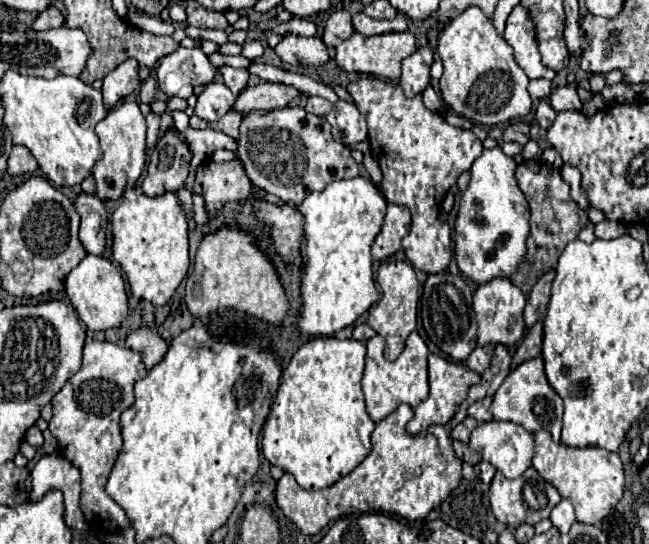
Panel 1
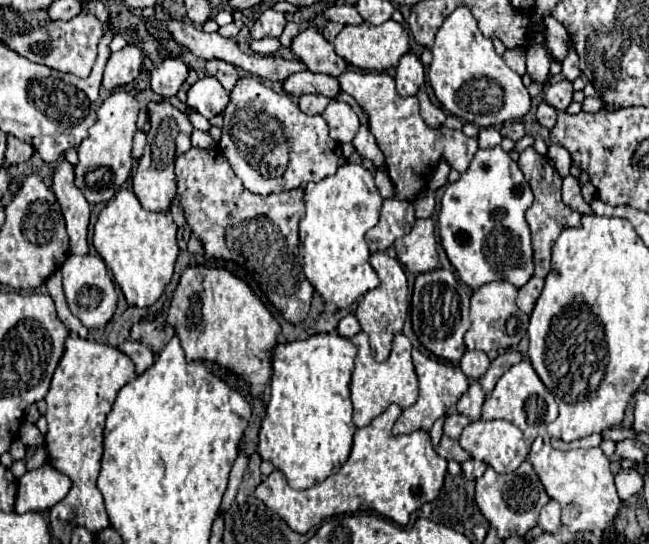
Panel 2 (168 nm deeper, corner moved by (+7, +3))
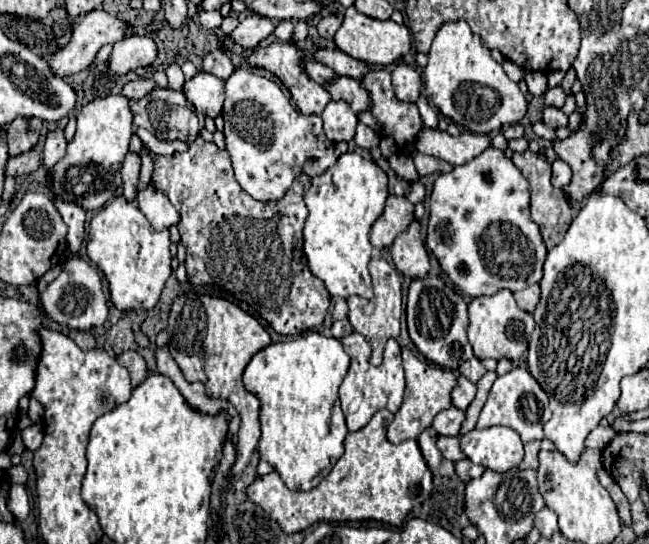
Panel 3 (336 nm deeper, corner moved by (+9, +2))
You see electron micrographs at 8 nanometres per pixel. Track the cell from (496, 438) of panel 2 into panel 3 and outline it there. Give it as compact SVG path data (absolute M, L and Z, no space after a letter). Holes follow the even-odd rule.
M491 426L491 428L475 428L461 438L463 454L493 472L507 472L517 468L523 460L523 442L513 428L507 426Z

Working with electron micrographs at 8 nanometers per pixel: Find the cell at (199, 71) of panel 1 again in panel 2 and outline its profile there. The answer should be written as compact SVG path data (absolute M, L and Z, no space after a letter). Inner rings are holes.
M165 59L159 67L153 69L149 85L153 93L167 99L179 91L179 87L187 79L187 73L189 73L189 67L181 59Z

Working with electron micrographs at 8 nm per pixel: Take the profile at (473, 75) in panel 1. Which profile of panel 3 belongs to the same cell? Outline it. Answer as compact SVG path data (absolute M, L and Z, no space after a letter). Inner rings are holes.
M465 20L445 22L439 28L429 52L429 64L423 70L423 80L425 92L439 112L471 132L489 134L505 124L517 124L527 112L527 100L517 82L509 80L503 66L491 58L481 36L473 34Z

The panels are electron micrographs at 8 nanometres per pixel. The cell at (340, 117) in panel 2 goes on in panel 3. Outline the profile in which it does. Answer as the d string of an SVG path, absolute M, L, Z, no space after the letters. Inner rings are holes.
M329 102L321 114L323 118L323 130L329 140L333 142L349 142L355 136L357 116L345 102Z

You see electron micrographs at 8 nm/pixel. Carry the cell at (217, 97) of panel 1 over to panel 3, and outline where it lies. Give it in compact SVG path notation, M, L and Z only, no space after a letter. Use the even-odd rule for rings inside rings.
M199 72L195 78L185 82L183 94L199 114L215 118L221 114L225 100L225 82L213 74Z

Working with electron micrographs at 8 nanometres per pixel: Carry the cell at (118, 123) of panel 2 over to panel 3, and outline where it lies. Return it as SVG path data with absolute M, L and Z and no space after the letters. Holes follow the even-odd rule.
M111 94L95 98L85 104L77 114L77 132L67 154L53 168L53 192L59 198L79 204L83 210L99 210L121 188L123 158L129 152L129 140L133 136L131 100L123 94Z

